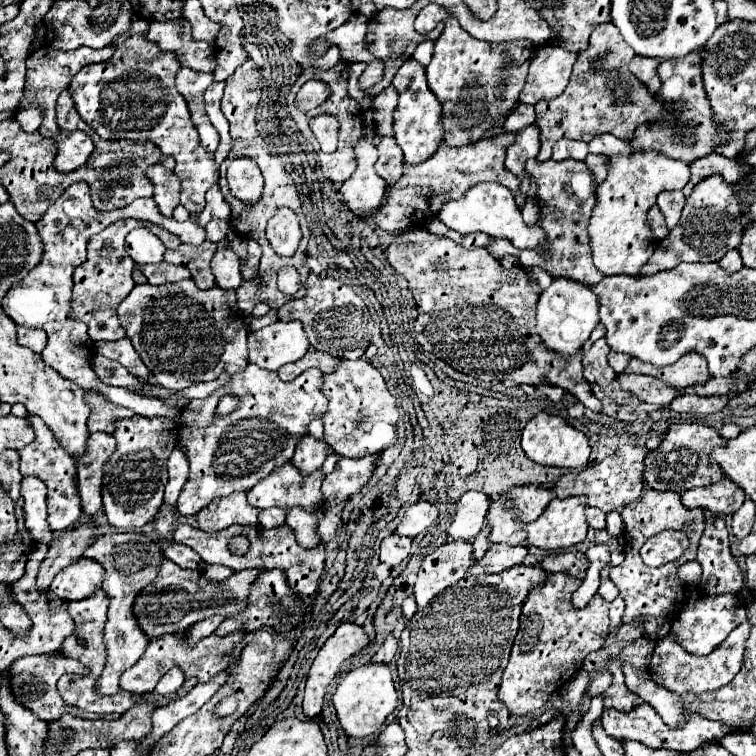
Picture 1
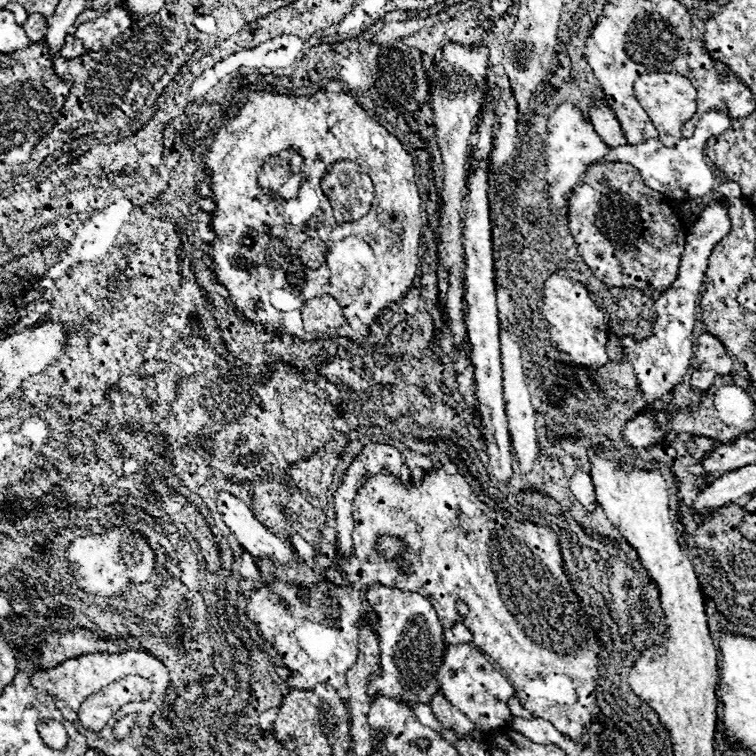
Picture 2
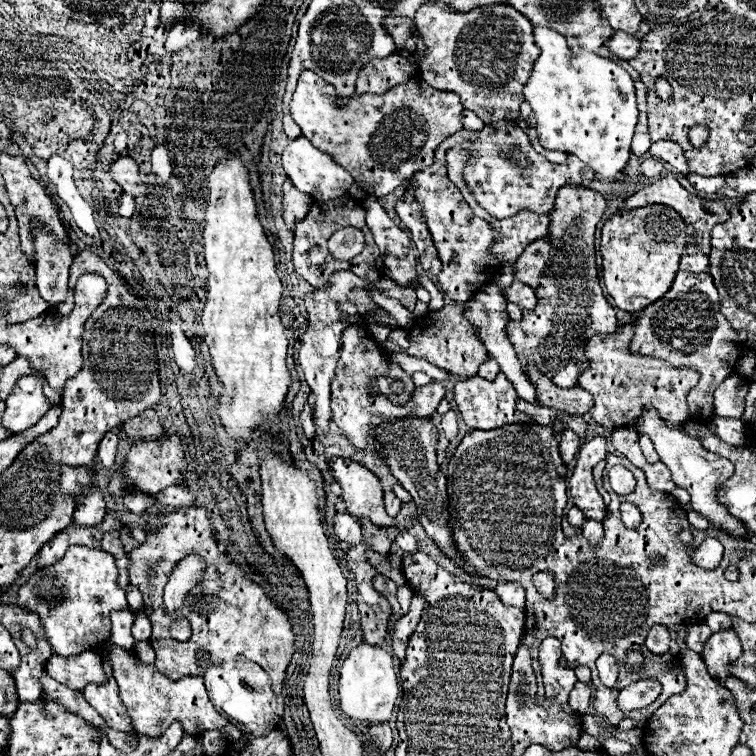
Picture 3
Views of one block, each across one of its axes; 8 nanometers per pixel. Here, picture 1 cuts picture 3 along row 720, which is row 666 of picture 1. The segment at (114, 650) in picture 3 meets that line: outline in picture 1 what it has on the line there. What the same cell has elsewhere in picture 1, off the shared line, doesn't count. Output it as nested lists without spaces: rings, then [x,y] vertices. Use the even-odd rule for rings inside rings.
[[[234,632],[234,634],[228,634],[224,638],[212,634],[204,640],[200,640],[194,648],[190,648],[184,640],[184,634],[164,634],[164,638],[156,638],[156,640],[150,640],[150,644],[146,646],[146,652],[142,654],[142,658],[132,666],[128,668],[122,678],[120,678],[120,688],[122,690],[128,690],[128,692],[134,692],[134,694],[146,694],[146,692],[152,692],[156,688],[156,682],[172,668],[172,666],[180,666],[182,672],[186,674],[186,678],[198,678],[198,682],[208,682],[212,680],[218,672],[226,670],[232,662],[236,662],[234,658],[234,648],[242,642],[244,634],[242,632]]]

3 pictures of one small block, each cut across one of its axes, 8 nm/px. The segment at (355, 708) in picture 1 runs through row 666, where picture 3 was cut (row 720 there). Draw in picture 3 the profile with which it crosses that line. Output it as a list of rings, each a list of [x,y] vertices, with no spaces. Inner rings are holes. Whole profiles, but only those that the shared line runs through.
[[[362,642],[344,660],[340,668],[340,680],[338,680],[338,696],[340,696],[340,710],[352,720],[360,720],[368,726],[386,724],[390,720],[398,692],[400,686],[394,674],[392,656],[386,650]]]

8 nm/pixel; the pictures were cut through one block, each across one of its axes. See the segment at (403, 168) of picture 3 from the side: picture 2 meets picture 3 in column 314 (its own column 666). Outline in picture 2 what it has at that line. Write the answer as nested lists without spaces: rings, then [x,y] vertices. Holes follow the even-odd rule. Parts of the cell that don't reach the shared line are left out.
[[[652,72],[652,74],[642,74],[634,82],[634,92],[636,92],[640,106],[652,118],[652,122],[660,134],[660,142],[664,146],[676,146],[682,138],[682,134],[680,134],[682,124],[688,122],[696,114],[696,90],[692,88],[692,84],[680,74]]]

